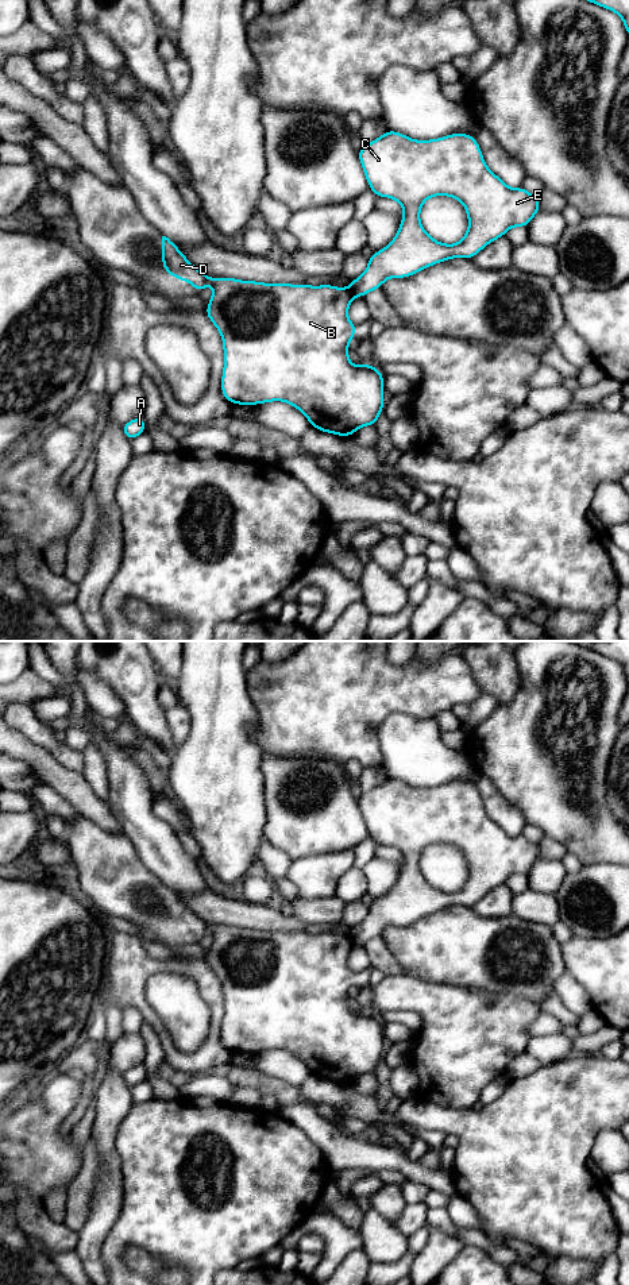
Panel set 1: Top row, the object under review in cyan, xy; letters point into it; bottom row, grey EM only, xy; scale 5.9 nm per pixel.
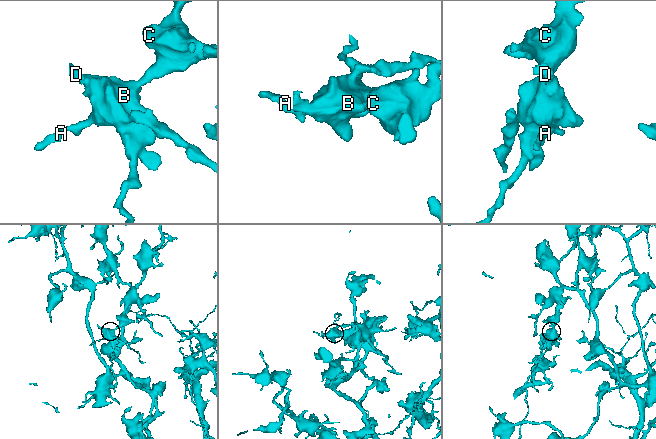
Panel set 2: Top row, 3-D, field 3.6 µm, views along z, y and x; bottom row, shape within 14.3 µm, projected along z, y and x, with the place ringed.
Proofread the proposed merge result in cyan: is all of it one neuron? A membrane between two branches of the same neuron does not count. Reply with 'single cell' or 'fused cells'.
fused cells

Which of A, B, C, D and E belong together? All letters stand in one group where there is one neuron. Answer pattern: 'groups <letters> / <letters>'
groups A B D / C E

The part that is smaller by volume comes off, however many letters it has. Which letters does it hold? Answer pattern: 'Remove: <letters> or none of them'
Remove: A, B, D

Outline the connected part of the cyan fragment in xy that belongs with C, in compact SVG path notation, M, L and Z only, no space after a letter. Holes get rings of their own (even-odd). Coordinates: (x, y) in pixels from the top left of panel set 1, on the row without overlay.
M387 777L358 799L367 831L377 845L394 846L404 856L395 885L368 906L364 921L350 929L354 945L381 937L387 926L406 926L422 917L452 906L472 907L489 891L505 884L512 875L528 875L540 858L540 848L522 834L512 837L485 811L475 784L455 780L439 787L416 788ZM433 844L458 846L466 856L468 877L456 892L432 887L422 876L420 857Z

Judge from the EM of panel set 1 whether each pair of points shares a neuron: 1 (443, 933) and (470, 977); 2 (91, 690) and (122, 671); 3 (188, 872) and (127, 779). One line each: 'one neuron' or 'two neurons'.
1: one neuron
2: two neurons
3: one neuron

